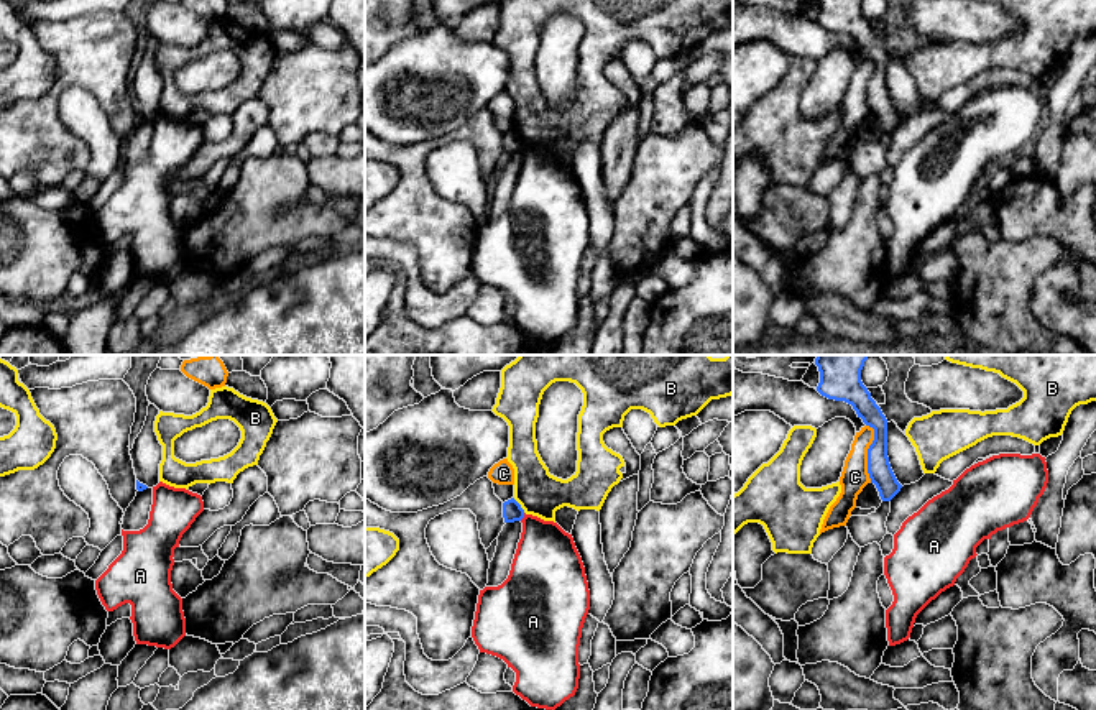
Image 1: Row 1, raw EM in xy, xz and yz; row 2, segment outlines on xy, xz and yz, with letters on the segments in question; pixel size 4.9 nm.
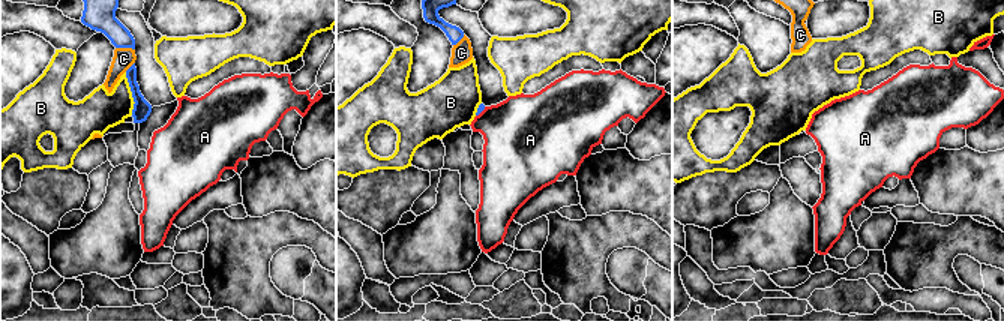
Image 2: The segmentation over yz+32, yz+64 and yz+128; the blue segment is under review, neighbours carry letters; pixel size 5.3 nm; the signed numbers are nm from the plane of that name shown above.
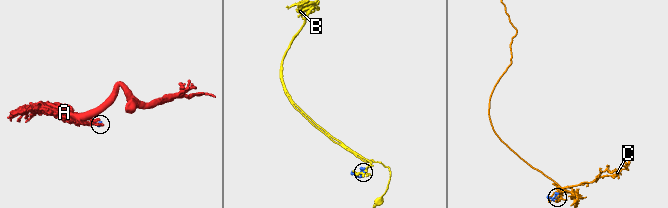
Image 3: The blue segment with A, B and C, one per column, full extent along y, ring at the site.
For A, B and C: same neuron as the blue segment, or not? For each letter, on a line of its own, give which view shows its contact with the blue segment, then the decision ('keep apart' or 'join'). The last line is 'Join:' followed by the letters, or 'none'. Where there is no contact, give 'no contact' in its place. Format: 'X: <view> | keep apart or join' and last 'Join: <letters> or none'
A: xz | keep apart
B: xz | keep apart
C: yz | keep apart
Join: none

